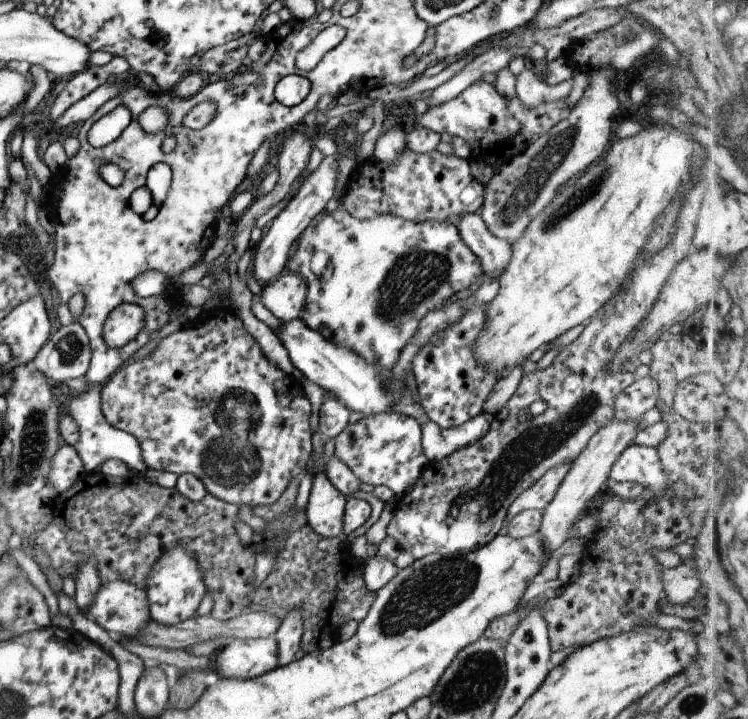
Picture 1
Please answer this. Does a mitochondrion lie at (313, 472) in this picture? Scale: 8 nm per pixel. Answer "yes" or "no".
no

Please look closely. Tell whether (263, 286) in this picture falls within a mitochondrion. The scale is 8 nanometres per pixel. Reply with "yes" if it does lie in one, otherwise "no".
no

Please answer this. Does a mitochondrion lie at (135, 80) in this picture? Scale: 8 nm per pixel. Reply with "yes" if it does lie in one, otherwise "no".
no

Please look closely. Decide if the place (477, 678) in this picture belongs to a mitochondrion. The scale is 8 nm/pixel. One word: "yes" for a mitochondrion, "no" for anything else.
yes

